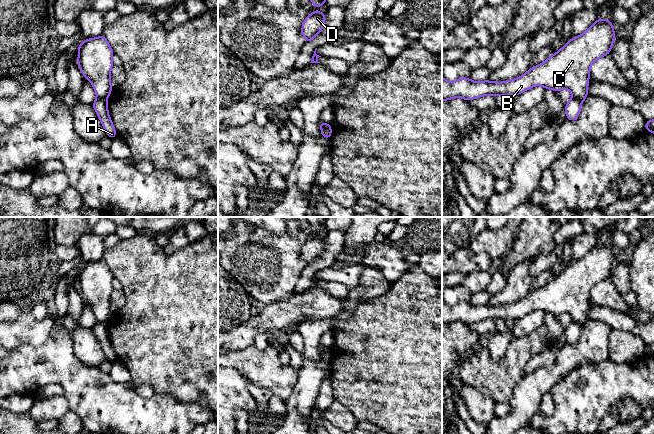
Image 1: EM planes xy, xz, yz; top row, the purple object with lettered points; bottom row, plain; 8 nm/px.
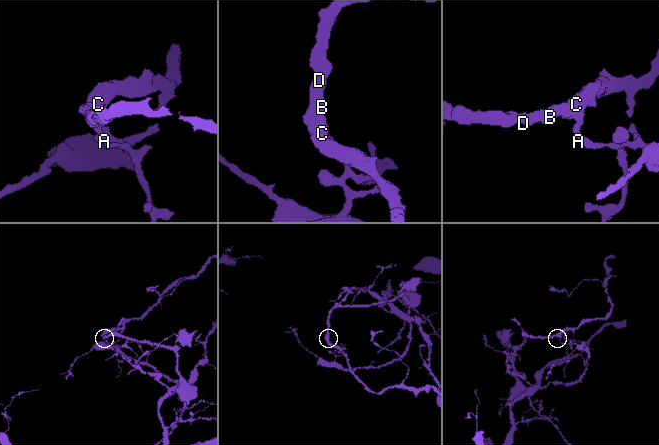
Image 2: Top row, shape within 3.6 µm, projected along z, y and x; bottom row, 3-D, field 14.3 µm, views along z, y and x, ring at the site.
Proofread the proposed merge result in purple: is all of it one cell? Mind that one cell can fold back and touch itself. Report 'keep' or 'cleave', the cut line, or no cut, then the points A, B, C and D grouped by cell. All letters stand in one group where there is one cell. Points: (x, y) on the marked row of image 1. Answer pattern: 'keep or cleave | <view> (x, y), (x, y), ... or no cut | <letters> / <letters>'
cleave | xy (97, 97), (106, 99) | A / B C D

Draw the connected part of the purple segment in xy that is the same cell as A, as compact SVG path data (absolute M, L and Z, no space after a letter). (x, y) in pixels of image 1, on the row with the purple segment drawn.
M96 98L92 106L104 127L106 135L111 139L117 137L117 132L108 113L107 99Z

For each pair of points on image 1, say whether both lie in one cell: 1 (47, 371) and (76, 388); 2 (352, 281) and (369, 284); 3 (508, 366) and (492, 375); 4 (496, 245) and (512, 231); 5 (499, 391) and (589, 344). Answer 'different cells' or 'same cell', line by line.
1: same cell
2: different cells
3: same cell
4: same cell
5: different cells

